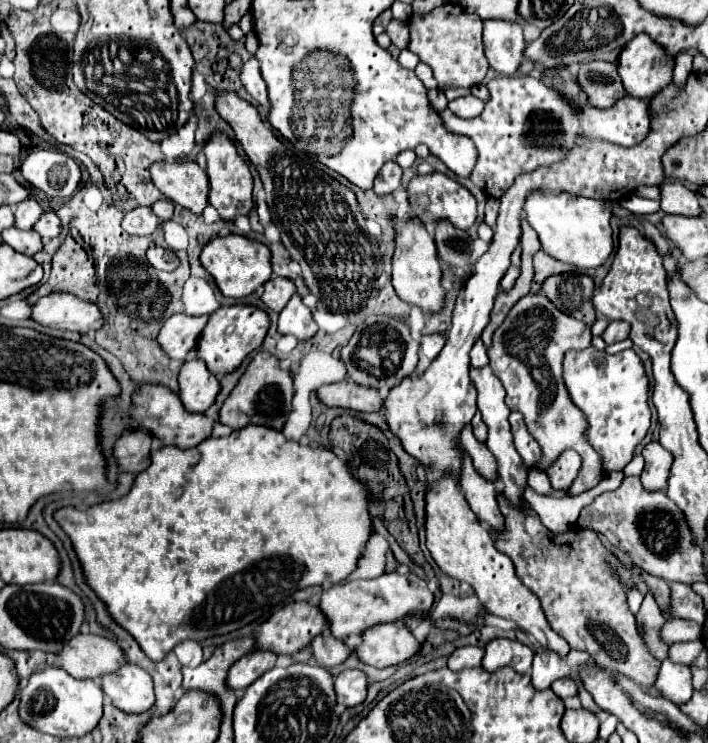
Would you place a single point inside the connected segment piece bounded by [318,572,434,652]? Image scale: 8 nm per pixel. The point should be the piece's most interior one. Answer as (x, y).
(350, 608)

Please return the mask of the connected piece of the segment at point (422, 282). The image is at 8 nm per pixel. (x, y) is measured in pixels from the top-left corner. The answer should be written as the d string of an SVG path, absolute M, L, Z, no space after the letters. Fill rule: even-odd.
M396 224L396 250L392 258L392 286L400 300L410 306L418 306L428 314L438 314L444 308L446 288L442 286L442 266L438 260L434 238L418 224Z

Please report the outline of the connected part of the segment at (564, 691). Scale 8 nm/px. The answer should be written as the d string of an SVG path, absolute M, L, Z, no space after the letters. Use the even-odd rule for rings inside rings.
M560 678L552 684L552 690L556 692L556 696L566 698L566 696L578 696L578 686L574 682L574 678Z

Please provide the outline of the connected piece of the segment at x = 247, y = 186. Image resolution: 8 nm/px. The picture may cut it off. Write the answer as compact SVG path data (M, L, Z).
M214 132L214 136L204 146L206 162L208 162L208 176L210 176L210 196L208 202L218 210L222 220L234 222L238 216L248 216L252 210L252 174L248 164L238 156L236 146L228 140L226 134Z

